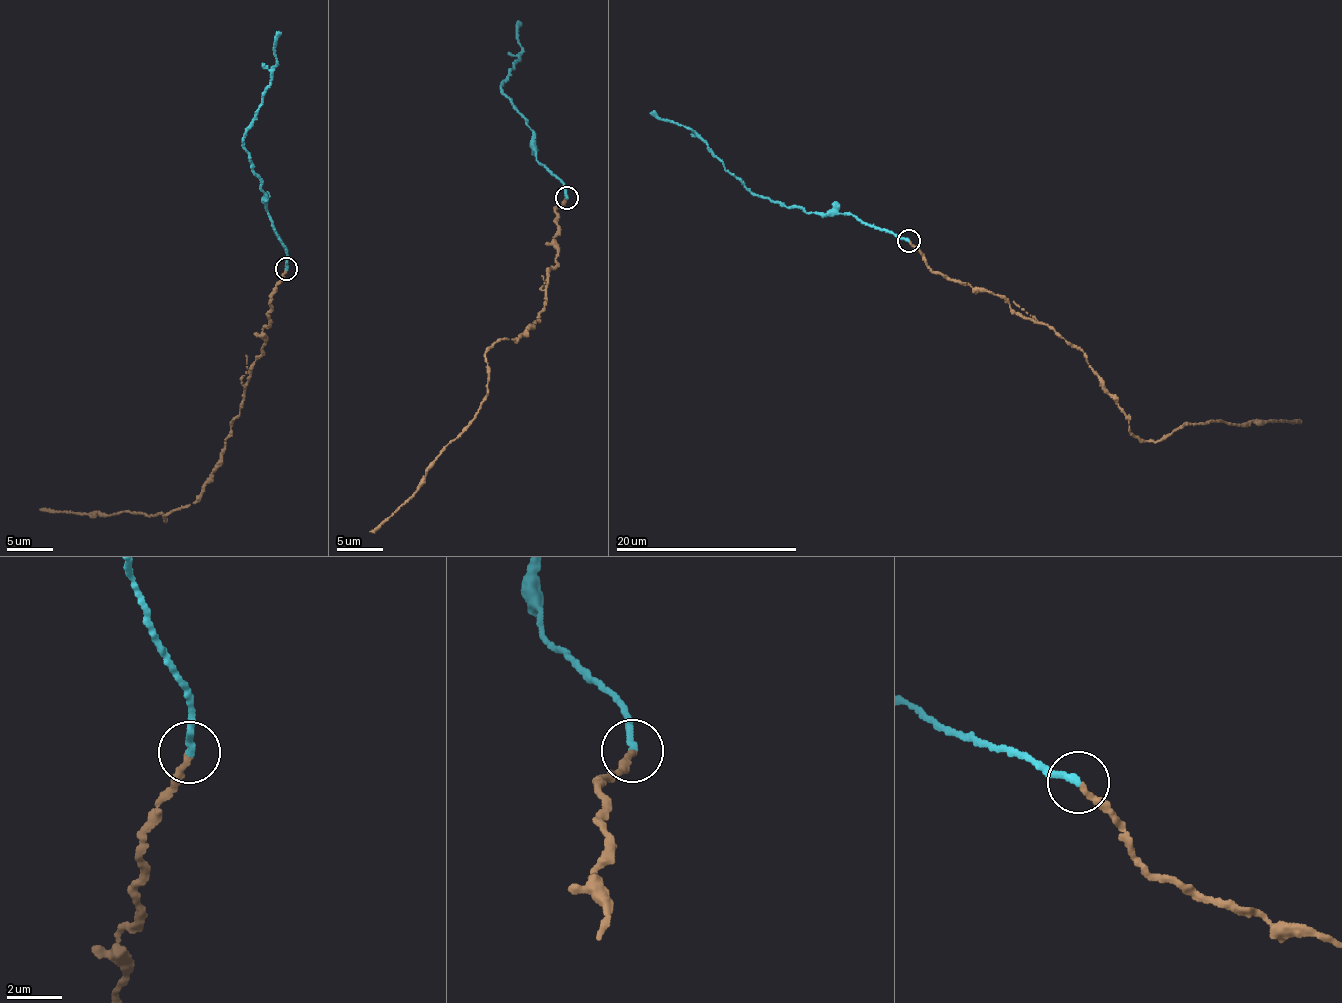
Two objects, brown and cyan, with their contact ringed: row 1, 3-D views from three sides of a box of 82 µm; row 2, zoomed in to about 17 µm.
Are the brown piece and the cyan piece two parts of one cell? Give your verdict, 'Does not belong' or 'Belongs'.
Belongs

